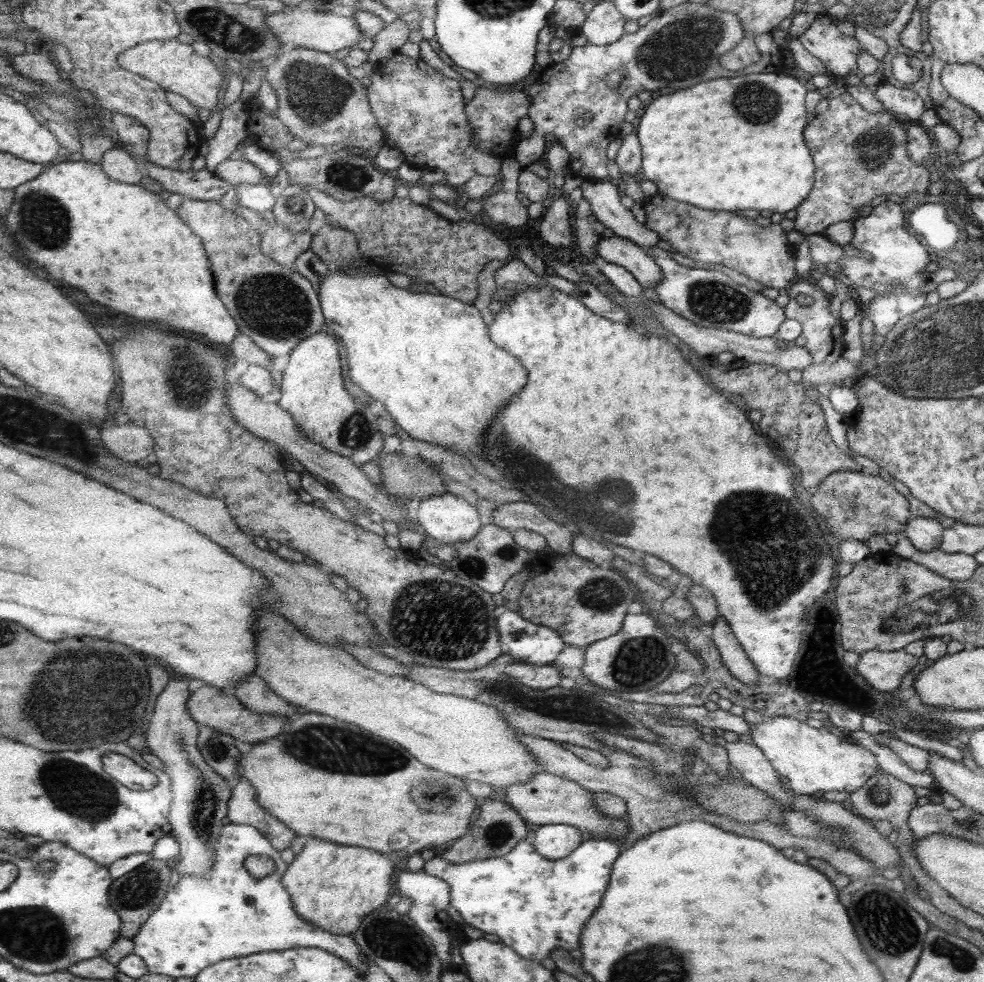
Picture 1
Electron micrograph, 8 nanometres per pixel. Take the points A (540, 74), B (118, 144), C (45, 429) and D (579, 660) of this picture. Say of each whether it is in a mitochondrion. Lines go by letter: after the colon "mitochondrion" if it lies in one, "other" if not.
A: other
B: other
C: mitochondrion
D: other

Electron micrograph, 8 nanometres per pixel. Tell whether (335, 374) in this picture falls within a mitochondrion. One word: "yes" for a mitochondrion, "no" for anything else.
no

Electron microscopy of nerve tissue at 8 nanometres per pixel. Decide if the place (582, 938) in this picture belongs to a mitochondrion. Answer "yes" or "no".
no

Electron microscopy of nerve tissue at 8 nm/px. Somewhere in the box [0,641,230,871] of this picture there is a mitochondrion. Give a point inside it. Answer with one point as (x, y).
(77, 698)

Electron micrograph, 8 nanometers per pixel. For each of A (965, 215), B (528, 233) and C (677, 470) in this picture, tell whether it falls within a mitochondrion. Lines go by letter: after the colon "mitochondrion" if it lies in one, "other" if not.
A: other
B: other
C: other

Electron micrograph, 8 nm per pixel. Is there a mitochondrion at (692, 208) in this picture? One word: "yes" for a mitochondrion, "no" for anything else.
no

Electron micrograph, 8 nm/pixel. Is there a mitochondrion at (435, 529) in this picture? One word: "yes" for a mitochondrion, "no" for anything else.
no

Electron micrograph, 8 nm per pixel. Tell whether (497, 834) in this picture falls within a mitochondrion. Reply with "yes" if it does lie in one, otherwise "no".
yes

